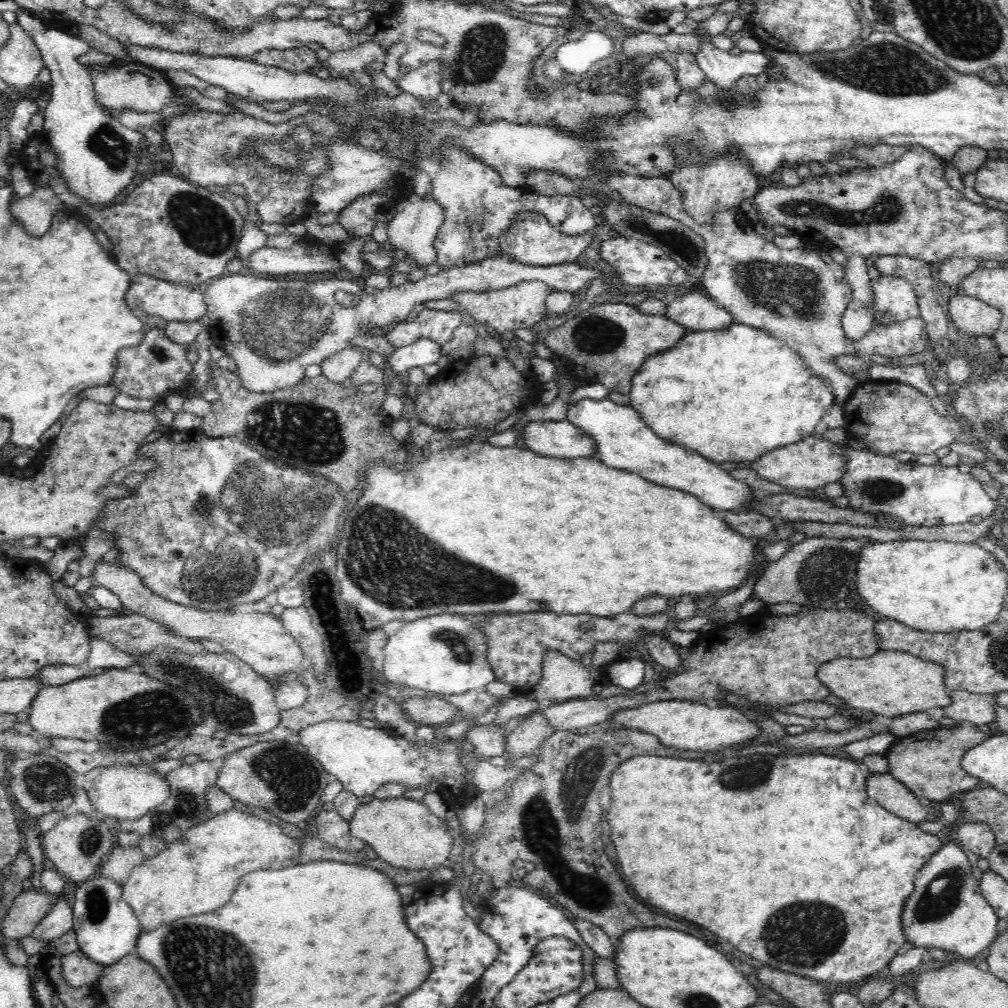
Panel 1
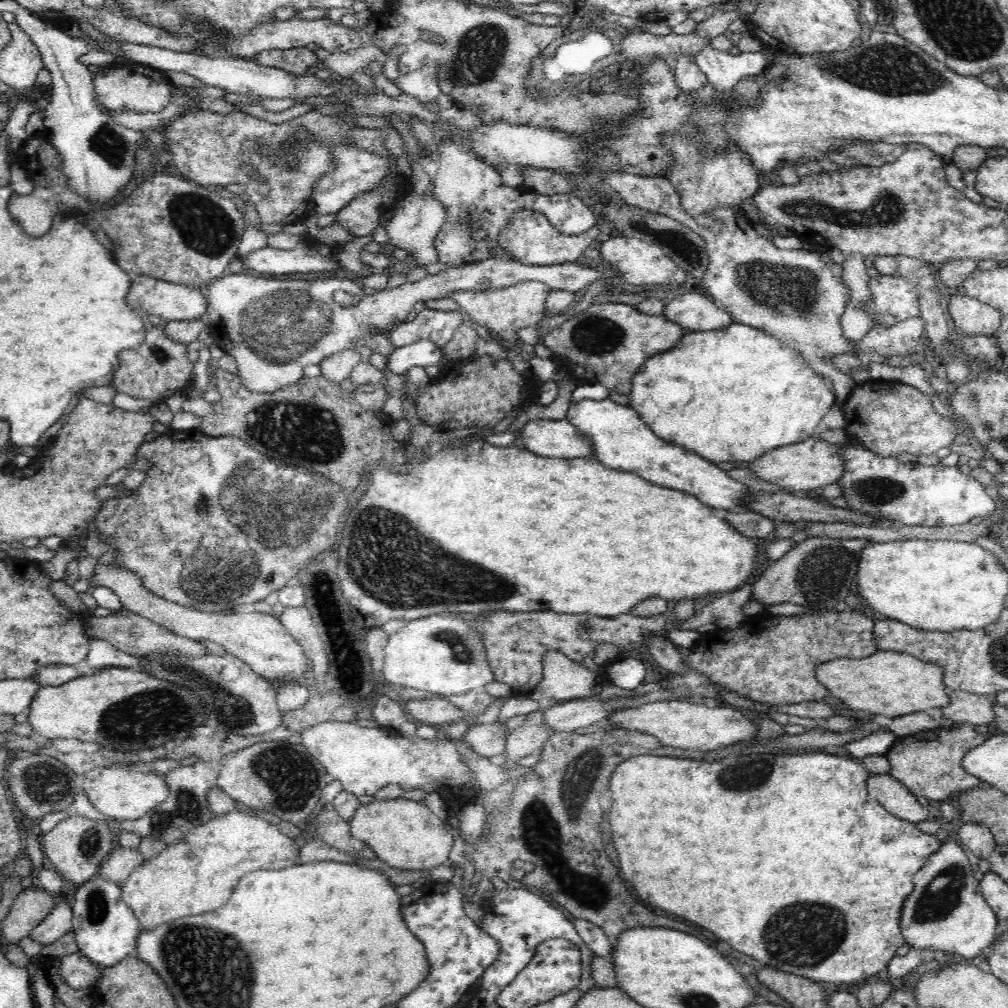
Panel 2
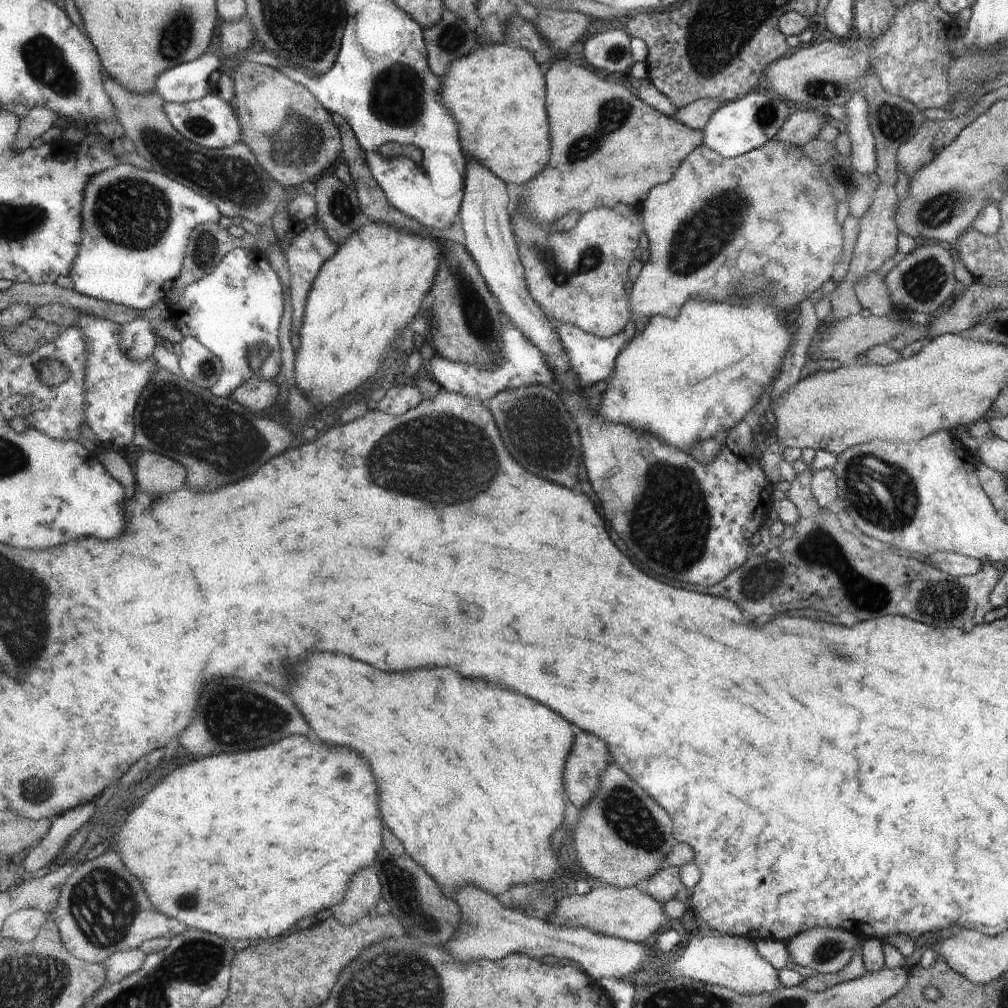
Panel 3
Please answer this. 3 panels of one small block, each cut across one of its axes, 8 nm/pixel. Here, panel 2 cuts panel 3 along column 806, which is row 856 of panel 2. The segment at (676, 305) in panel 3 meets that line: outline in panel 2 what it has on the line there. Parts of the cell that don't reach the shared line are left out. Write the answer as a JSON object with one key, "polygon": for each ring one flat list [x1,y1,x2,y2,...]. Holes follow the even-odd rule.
{"polygon":[[230,812,222,818,212,818,208,824,194,828,184,836,182,842,168,846,156,858,144,861,136,868,121,888,121,902,126,903,135,917,140,921,142,929,152,930,159,924,172,922,183,916,192,916,212,912,224,906,238,885,238,880,250,872,260,870,281,870,299,864,300,849,293,838,284,836,274,824,261,818,251,818,242,812]]}

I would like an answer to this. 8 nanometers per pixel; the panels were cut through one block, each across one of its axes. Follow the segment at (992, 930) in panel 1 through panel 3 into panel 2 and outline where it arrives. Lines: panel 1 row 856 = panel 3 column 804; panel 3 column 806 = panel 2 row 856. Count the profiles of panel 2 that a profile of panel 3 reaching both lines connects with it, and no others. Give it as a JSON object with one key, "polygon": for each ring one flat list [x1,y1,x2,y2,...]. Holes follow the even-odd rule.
{"polygon":[[948,836,948,839,940,844,940,848,928,857,924,867,912,878,914,888,904,898,900,912,900,932,905,945,920,952,940,952,943,961,945,954,959,954,966,959,982,956,982,951,995,942,994,930,998,926,996,913,981,894,981,883,976,881,972,864,962,848,958,836]]}

